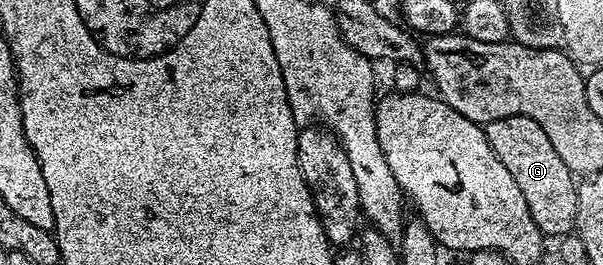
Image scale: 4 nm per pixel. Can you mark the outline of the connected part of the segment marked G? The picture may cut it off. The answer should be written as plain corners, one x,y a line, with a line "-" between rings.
508,117
495,119
484,126
487,143
491,143
491,151
507,167
511,179
519,191
523,191
523,199
527,199
527,211
531,211
531,219
535,219
535,227
546,238
568,238
577,228
577,191
578,182
575,174
569,170
567,163
559,159
551,139
547,139
547,131
535,123
535,119
526,117

